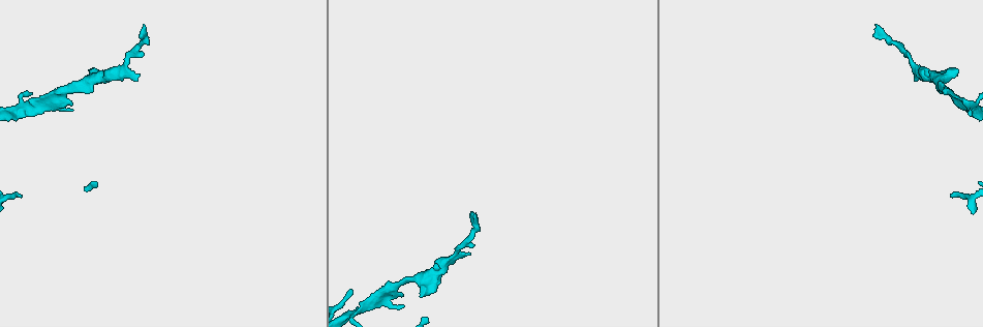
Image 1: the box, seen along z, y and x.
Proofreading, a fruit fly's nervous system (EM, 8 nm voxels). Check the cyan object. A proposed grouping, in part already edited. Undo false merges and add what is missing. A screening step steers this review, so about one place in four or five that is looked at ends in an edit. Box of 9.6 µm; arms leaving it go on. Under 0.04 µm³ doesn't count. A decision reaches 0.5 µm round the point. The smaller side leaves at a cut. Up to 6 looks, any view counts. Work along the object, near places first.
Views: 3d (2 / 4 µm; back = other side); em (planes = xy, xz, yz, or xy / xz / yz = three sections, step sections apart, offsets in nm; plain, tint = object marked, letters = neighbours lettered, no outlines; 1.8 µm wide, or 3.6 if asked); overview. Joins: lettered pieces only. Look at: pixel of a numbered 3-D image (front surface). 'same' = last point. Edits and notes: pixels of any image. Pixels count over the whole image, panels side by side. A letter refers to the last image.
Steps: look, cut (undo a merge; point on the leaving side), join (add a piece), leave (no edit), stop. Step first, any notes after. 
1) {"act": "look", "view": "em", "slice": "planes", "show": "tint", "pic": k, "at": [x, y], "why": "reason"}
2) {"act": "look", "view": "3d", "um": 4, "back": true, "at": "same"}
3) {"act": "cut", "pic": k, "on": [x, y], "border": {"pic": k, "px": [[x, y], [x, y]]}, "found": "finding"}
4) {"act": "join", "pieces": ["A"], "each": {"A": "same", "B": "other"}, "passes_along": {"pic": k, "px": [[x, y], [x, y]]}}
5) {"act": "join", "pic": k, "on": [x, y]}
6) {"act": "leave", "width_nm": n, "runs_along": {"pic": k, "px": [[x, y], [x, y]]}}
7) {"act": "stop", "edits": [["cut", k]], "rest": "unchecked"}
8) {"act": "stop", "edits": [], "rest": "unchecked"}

{"act": "look", "view": "3d", "um": 4, "pic": 1, "at": [143, 25], "why": "tapers out"}

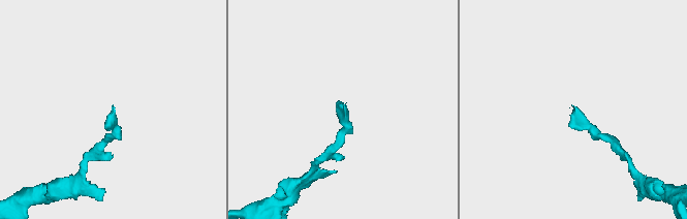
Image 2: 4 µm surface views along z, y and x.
{"act": "look", "view": "em", "slice": "planes", "show": "letters", "pic": 2, "at": [342, 106], "why": "shape alone is not enough"}

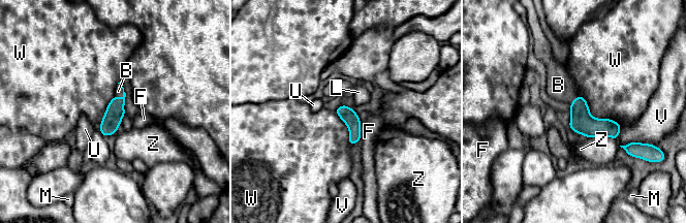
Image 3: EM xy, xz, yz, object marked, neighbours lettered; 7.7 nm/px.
{"act": "join", "pieces": ["B"], "width_nm": 120, "each": {"B": "same", "F": "other", "L": "other", "M": "other", "U": "other", "V": "other", "W": "other", "Z": "other"}, "passes_along": {"pic": 3, "px": [[115, 112], [123, 94], [118, 91]]}, "found": "it goes on there"}

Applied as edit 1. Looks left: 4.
{"act": "look", "view": "em", "um": 3.6, "slice": "planes", "show": "letters", "pic": 1, "at": [71, 104], "why": "an open end"}

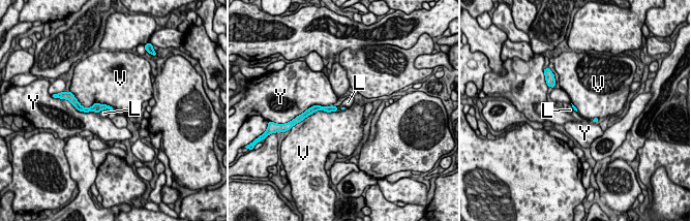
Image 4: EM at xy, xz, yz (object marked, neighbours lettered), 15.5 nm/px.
{"act": "leave", "each": {"L": "other", "V": "other", "Y": "other"}, "border": {"pic": 4, "px": [[77, 100], [86, 107], [114, 107]]}, "found": "no lettered piece goes on from it"}

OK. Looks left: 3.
{"act": "look", "view": "em", "slice": "planes", "show": "letters", "pic": 1, "at": [453, 258], "why": "thick turns thin"}

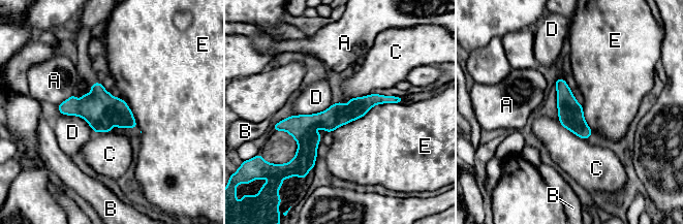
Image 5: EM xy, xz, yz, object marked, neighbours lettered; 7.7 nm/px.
{"act": "leave", "longest_contact_nm": ["E", 600], "each": {"A": "other", "B": "other", "C": "other", "D": "other", "E": "other"}, "found": "continuous, no second neuron"}

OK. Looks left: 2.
{"act": "stop", "edits": [["join", 3]], "rest": "unchecked"}

